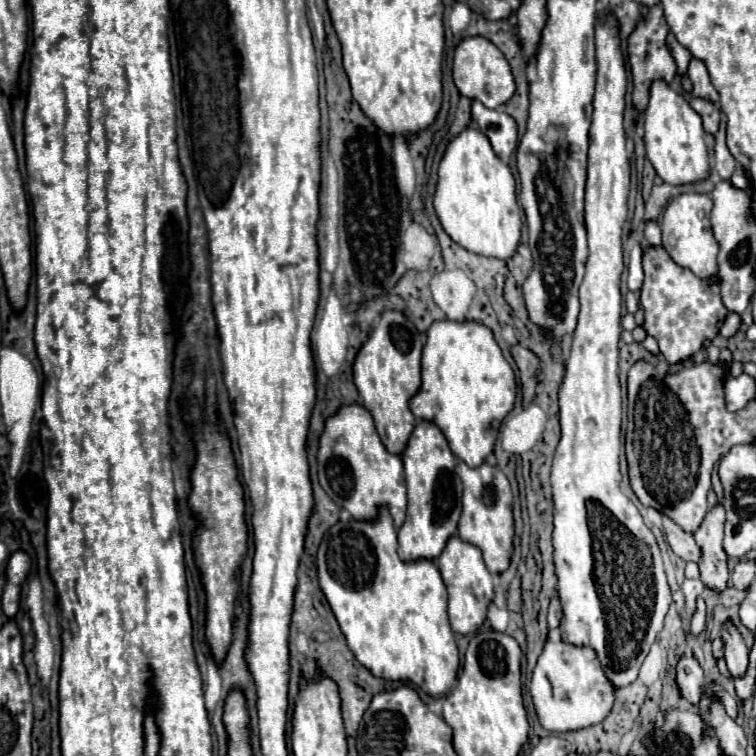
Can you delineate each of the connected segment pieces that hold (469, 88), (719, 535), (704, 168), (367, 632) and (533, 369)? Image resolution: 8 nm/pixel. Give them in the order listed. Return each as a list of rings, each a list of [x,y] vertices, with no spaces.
[[[467,37],[457,45],[455,57],[453,57],[453,81],[461,95],[465,95],[469,99],[477,99],[489,109],[501,107],[515,93],[515,81],[511,75],[509,61],[485,37]]]
[[[721,503],[713,507],[701,527],[693,533],[697,545],[701,547],[699,571],[701,581],[715,591],[723,591],[729,579],[727,571],[727,553],[723,549],[723,525],[725,525],[725,509]]]
[[[665,81],[651,85],[651,99],[645,109],[645,149],[657,175],[669,185],[699,183],[711,175],[709,153],[703,141],[701,117],[689,107],[689,103],[673,91]]]
[[[379,509],[375,521],[335,523],[323,537],[317,551],[319,587],[345,635],[355,659],[379,679],[409,681],[431,697],[443,697],[457,679],[459,651],[447,617],[447,589],[439,569],[427,561],[405,563],[397,555],[397,531],[389,511]]]
[[[521,345],[511,347],[511,355],[519,367],[519,379],[521,379],[521,391],[523,391],[523,407],[527,407],[535,397],[537,387],[537,371],[539,371],[539,357]]]

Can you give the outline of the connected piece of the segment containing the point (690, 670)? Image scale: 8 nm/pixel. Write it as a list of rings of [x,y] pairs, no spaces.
[[[681,657],[681,661],[677,663],[677,677],[675,677],[677,685],[679,685],[679,691],[681,695],[697,705],[699,699],[701,699],[701,687],[705,685],[705,675],[703,675],[703,669],[699,667],[697,659],[695,657]]]

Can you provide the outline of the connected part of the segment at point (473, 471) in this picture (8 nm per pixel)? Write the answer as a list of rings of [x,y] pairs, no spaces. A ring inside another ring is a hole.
[[[459,461],[457,475],[463,481],[463,513],[457,535],[463,541],[481,549],[485,565],[491,573],[503,573],[511,563],[515,537],[511,485],[499,467],[491,467],[487,463],[479,467],[469,467],[463,461]]]

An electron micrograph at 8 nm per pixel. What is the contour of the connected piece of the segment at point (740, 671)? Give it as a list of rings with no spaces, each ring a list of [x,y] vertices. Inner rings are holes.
[[[725,621],[721,629],[721,639],[725,643],[725,661],[733,677],[741,677],[747,671],[747,659],[749,649],[739,633],[739,629],[733,625],[733,621]]]

